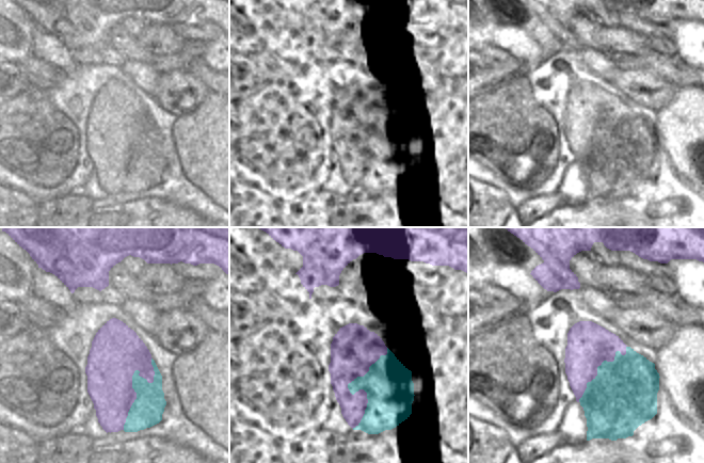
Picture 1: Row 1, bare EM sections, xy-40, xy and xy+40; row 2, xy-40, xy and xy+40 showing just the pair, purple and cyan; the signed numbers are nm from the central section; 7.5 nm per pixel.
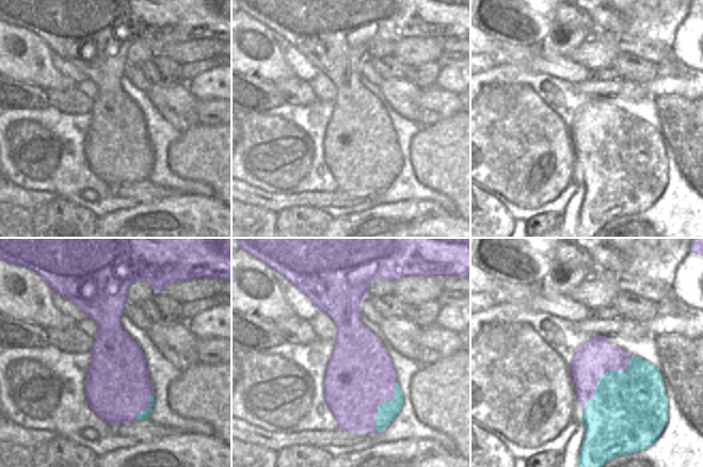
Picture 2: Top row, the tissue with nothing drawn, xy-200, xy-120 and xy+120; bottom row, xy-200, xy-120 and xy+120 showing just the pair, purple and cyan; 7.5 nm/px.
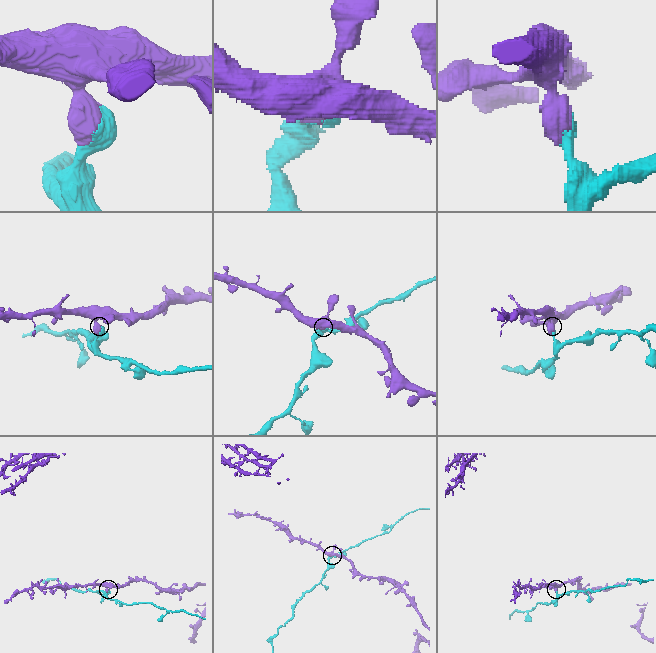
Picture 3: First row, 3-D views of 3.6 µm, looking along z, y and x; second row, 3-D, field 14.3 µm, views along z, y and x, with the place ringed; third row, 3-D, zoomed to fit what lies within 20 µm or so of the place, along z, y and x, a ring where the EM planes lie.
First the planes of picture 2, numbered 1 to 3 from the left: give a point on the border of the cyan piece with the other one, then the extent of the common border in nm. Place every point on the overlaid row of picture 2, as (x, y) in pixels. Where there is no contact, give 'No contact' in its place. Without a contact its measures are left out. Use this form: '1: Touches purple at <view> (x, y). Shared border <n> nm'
1: Touches purple at xy-200 (146, 407). Shared border 240 nm
2: Touches purple at xy-120 (379, 403). Shared border 420 nm
3: Touches purple at xy+120 (603, 374). Shared border 550 nm.

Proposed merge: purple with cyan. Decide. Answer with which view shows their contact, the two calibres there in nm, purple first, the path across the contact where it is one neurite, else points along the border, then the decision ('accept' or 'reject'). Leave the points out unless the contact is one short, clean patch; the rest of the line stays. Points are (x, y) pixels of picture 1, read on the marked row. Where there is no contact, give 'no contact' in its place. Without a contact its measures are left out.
meets purple in xy; 300 nm thick on the purple side, 260 nm on the other; reject

